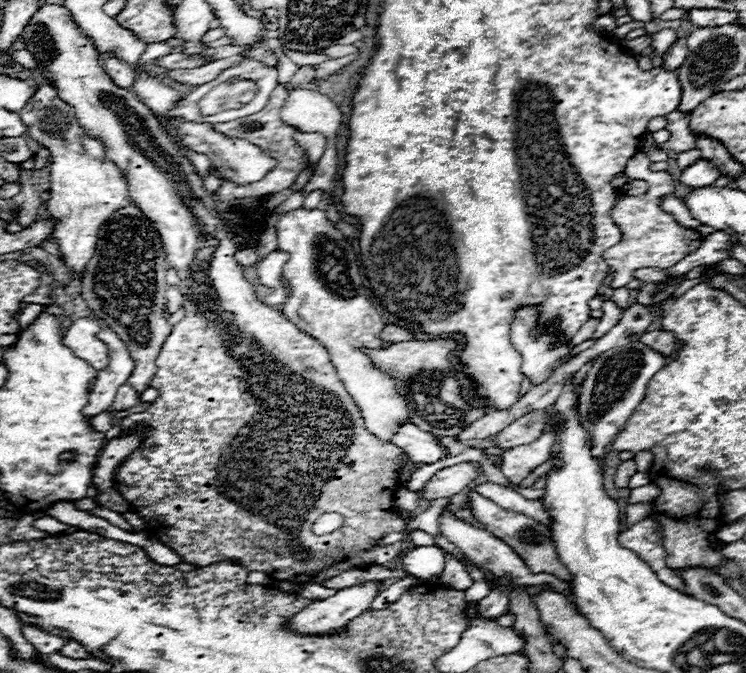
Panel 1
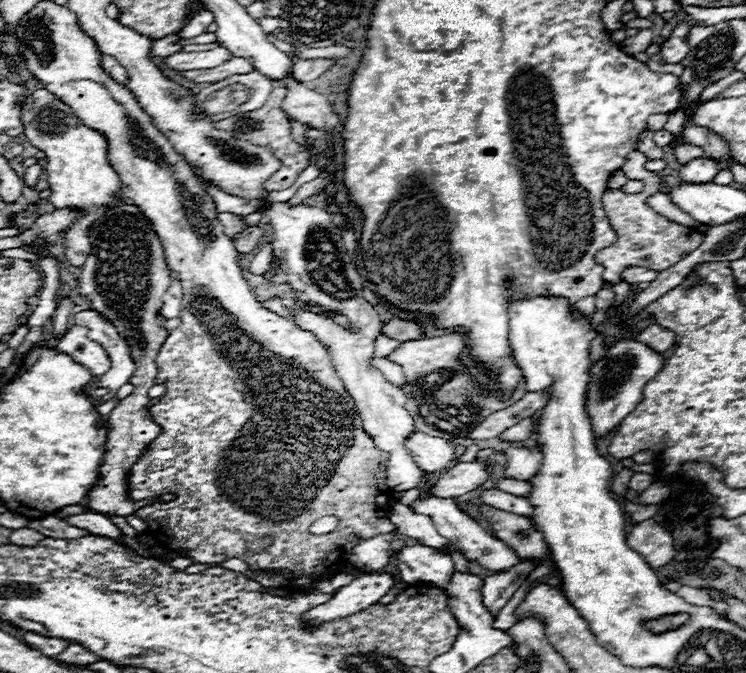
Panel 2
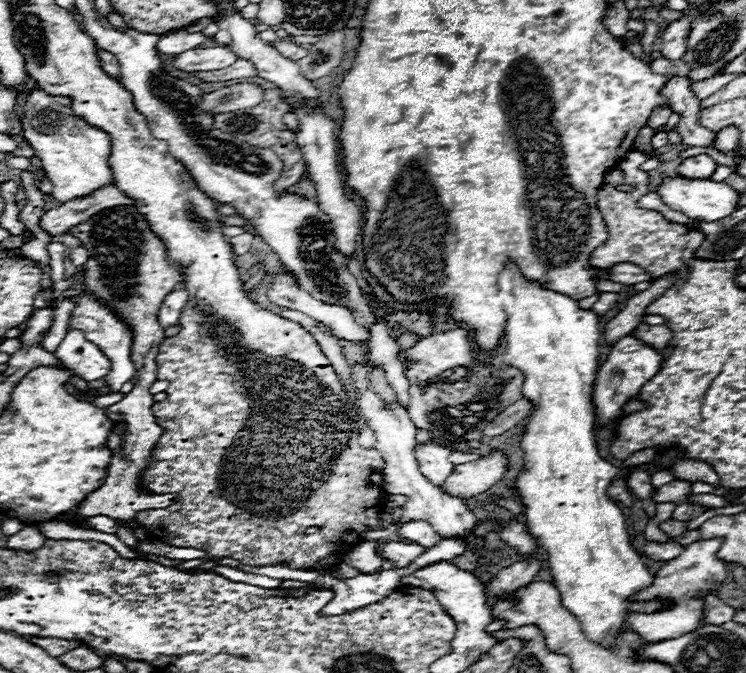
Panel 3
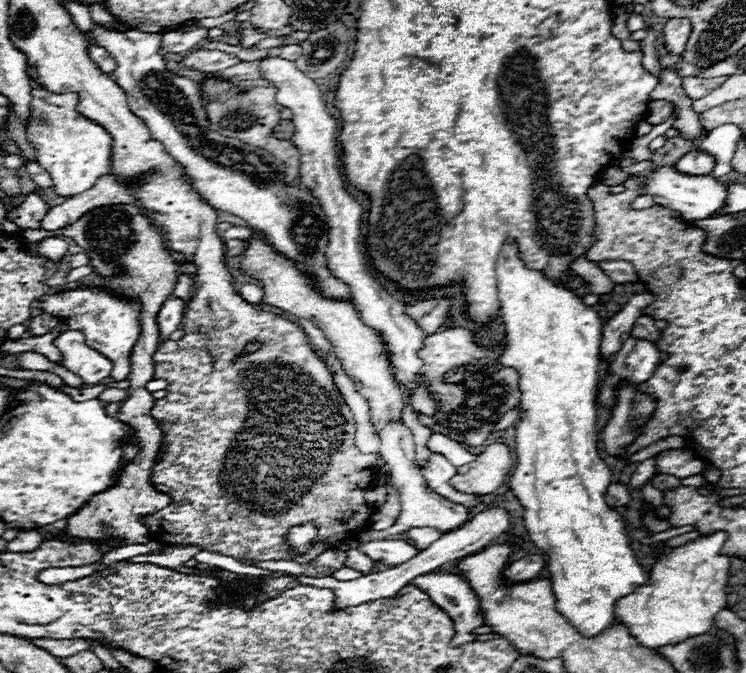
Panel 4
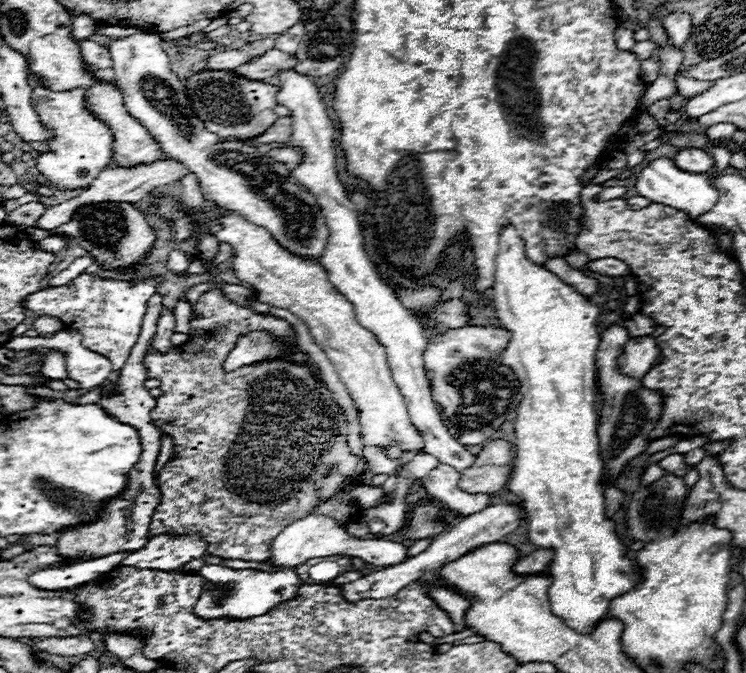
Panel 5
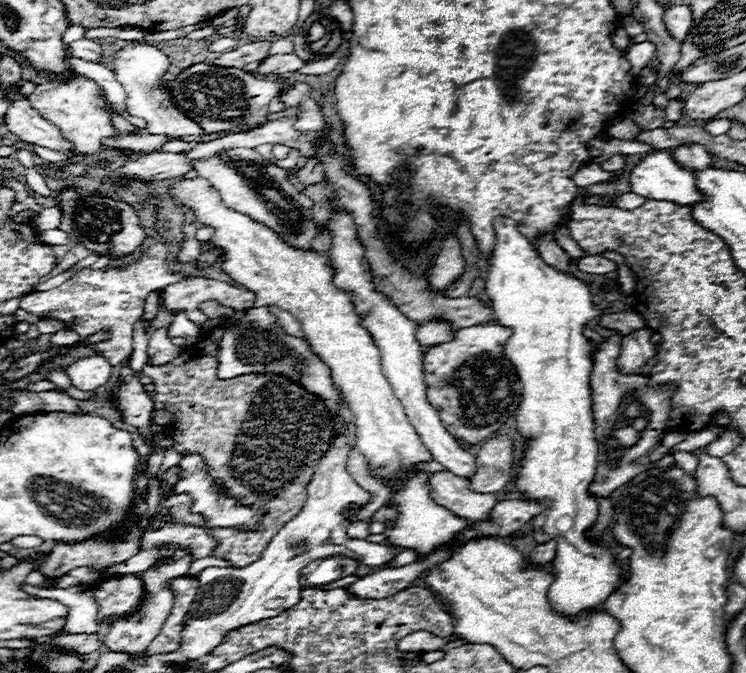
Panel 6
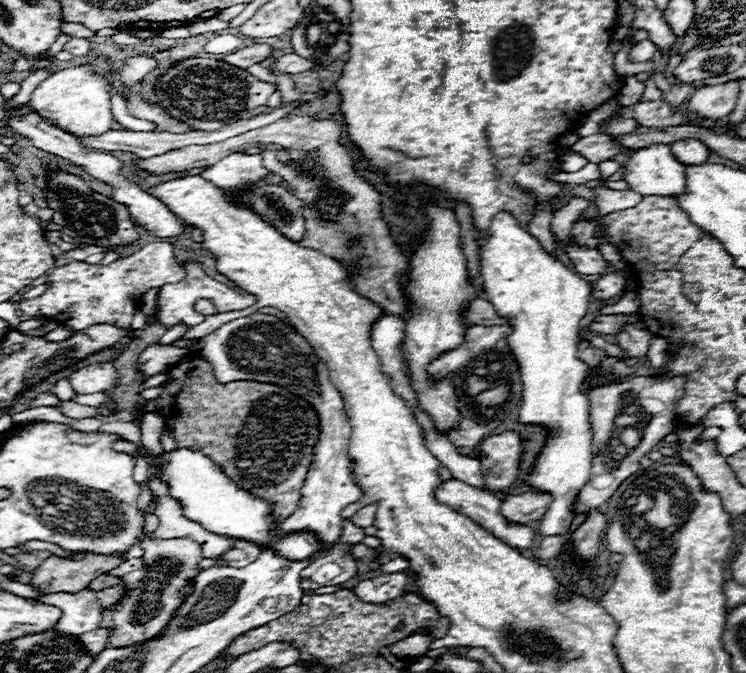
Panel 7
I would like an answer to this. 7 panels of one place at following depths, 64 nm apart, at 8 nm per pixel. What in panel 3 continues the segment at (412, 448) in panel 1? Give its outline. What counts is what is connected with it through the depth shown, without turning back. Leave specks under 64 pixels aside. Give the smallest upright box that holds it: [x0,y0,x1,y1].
[414,438,454,486]

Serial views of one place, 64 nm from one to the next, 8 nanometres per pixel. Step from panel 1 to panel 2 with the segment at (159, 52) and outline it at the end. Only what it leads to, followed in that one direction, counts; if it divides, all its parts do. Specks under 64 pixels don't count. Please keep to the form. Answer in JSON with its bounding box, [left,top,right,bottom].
[150,34,180,58]

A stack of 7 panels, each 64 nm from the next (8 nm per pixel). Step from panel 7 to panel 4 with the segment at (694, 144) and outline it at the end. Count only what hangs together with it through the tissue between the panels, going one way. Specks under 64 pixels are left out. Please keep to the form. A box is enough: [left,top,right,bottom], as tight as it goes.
[676,150,716,176]

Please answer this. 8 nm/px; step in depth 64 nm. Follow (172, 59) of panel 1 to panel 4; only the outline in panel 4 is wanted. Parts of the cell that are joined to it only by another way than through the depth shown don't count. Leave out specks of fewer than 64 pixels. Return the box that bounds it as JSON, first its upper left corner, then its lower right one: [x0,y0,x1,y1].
[180,50,240,72]

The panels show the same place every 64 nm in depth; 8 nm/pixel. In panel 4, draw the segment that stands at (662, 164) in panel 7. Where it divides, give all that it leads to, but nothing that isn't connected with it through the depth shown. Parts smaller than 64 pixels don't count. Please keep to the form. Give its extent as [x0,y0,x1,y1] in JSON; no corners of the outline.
[646,168,728,222]

